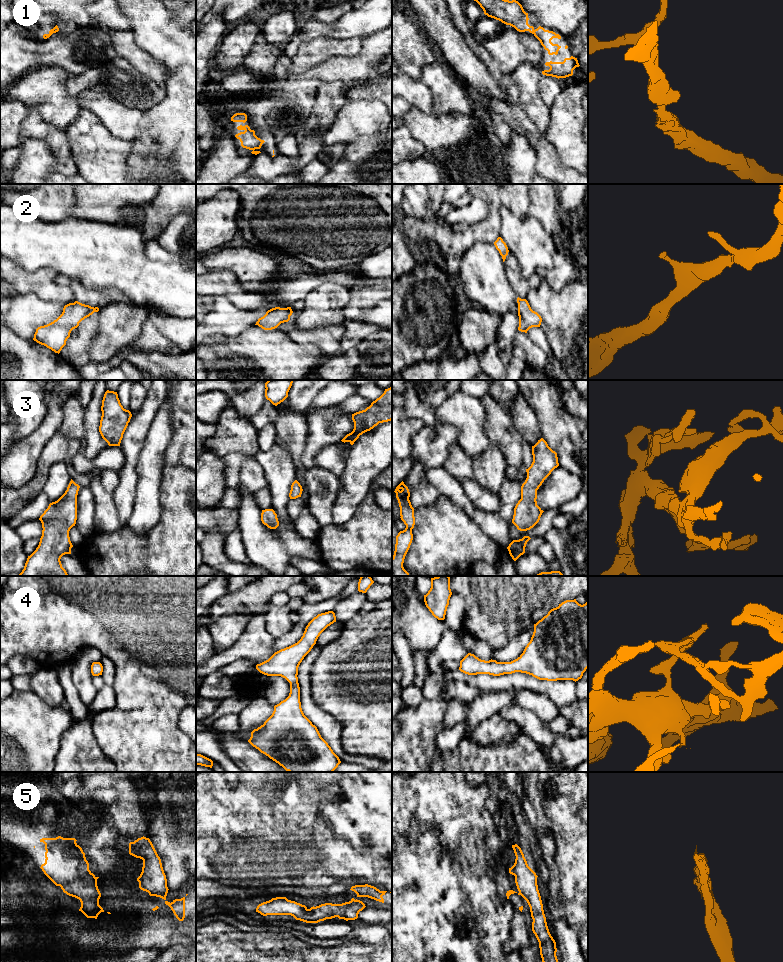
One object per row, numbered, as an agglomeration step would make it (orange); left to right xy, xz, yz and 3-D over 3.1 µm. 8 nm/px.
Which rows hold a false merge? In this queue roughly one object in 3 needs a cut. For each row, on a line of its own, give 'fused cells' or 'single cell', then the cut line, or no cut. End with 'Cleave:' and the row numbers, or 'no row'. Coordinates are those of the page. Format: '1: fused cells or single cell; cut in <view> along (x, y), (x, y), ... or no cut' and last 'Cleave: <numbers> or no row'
1: single cell; no cut
2: single cell; no cut
3: single cell; no cut
4: single cell; no cut
5: fused cells; cut in xz along (354, 899), (351, 901)
Cleave: 5

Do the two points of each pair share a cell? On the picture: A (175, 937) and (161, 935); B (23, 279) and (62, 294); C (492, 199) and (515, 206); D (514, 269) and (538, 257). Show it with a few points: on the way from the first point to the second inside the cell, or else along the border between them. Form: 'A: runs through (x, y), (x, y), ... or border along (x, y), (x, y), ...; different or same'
A: runs through (172, 935), (164, 935); same
B: runs through (33, 282), (41, 282), (52, 292); same
C: runs through (498, 199), (509, 200); same
D: border along (509, 250), (519, 265), (520, 274), (527, 279); different

